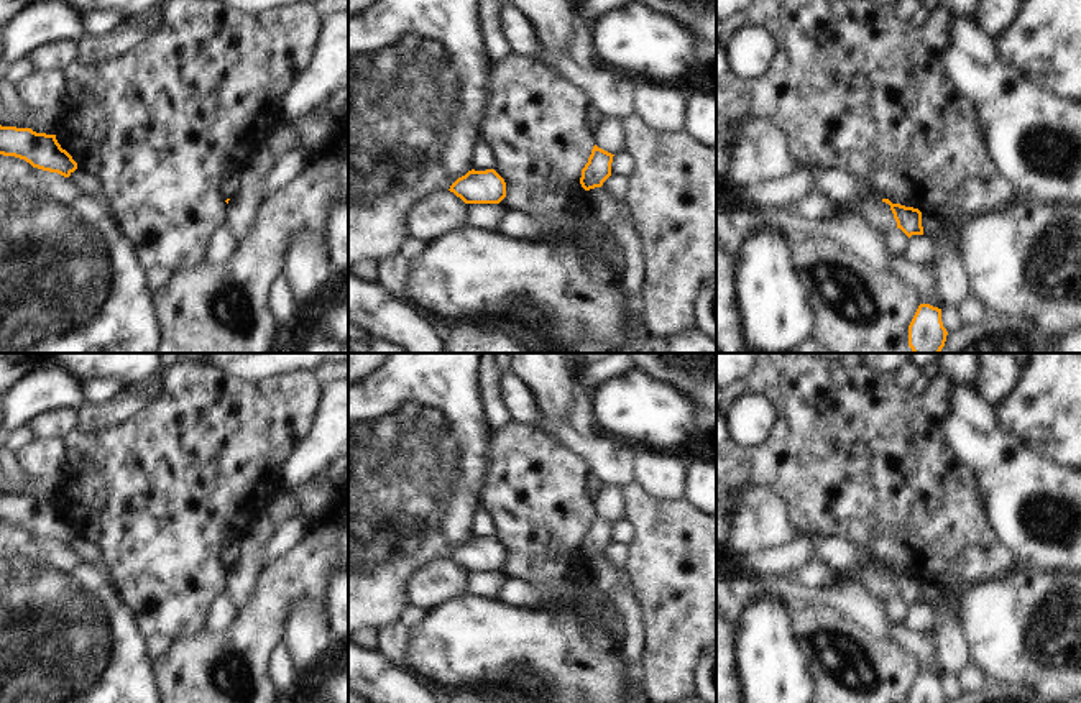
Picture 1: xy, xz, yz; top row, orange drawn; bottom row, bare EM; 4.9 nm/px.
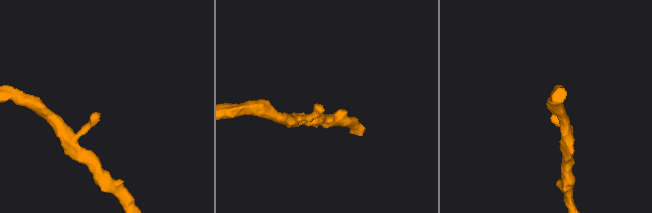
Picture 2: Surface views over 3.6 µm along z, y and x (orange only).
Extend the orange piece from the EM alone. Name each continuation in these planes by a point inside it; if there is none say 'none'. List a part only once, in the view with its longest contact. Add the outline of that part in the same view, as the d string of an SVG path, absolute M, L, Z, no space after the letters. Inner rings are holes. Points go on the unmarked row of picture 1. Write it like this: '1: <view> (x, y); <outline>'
none

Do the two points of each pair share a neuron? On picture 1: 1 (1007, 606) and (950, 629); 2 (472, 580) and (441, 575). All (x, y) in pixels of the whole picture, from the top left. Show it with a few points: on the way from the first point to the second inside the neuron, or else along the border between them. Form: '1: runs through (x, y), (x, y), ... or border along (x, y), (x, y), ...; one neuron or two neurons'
1: border along (956, 600), (960, 629), (973, 662); two neurons
2: border along (467, 572), (464, 592); two neurons

